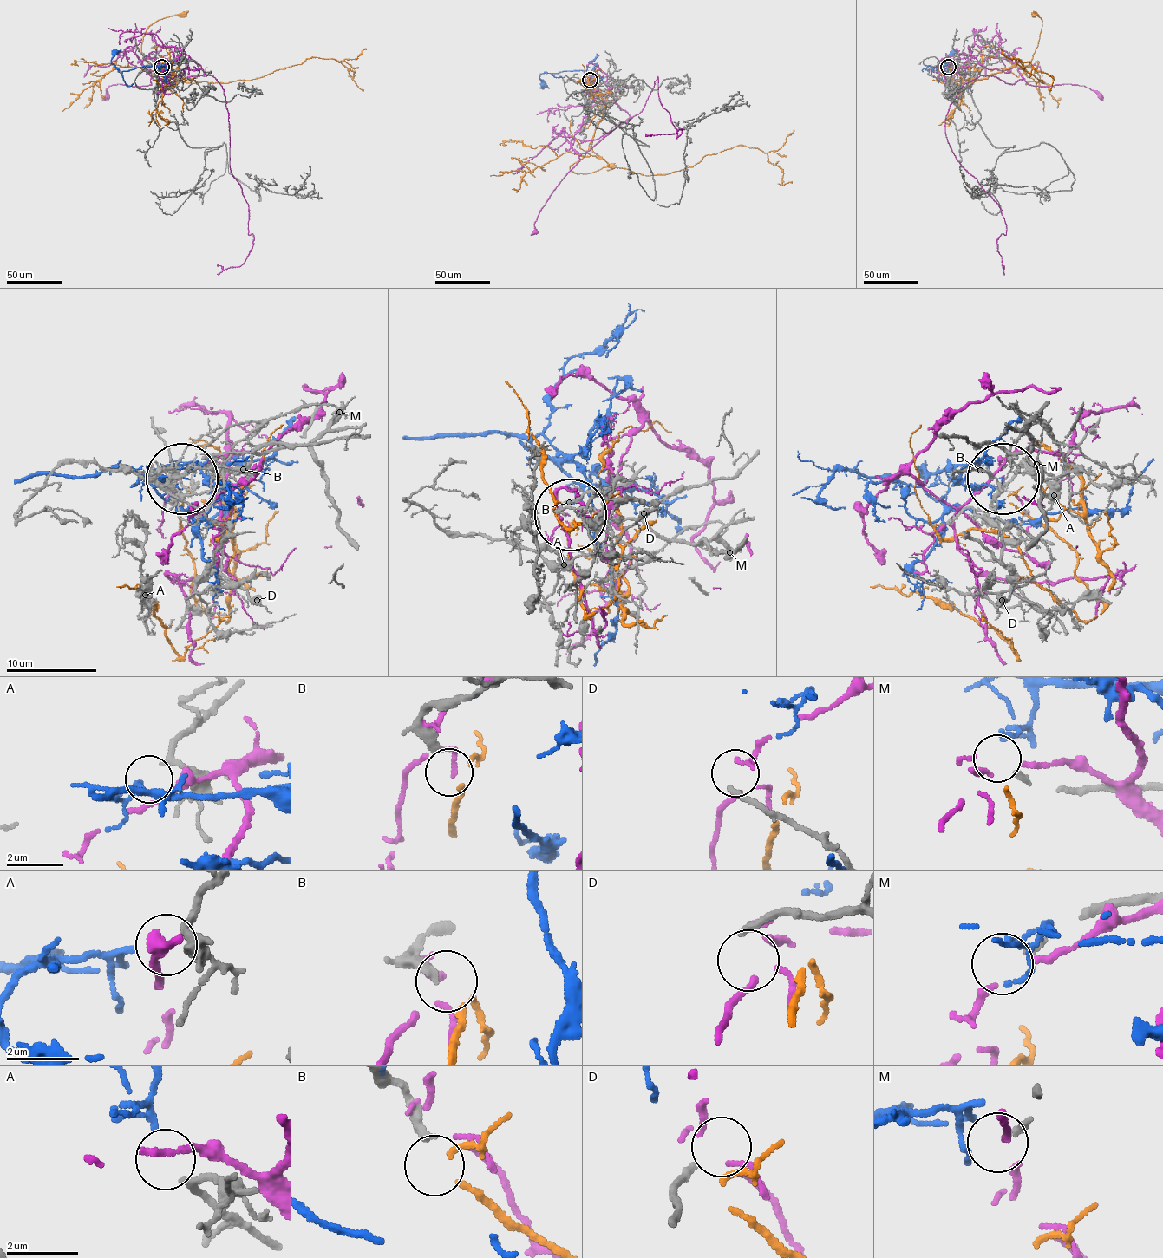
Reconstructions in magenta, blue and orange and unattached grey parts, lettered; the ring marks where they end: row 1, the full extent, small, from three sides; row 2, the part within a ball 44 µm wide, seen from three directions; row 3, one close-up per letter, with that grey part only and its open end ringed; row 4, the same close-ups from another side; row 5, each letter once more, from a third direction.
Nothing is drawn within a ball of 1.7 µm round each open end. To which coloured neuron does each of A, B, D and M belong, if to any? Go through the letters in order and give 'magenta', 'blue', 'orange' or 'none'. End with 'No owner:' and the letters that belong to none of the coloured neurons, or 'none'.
A: blue
B: orange
D: none
M: none
No owner: D, M

